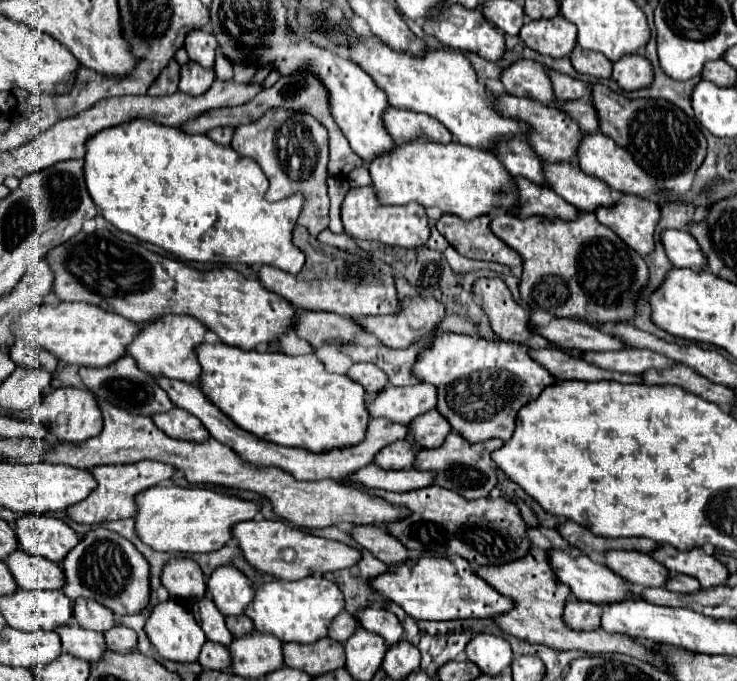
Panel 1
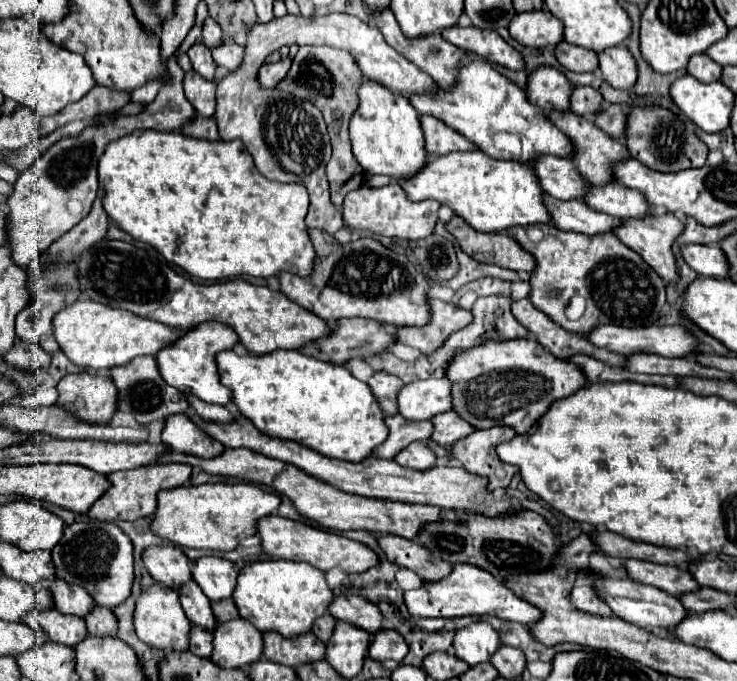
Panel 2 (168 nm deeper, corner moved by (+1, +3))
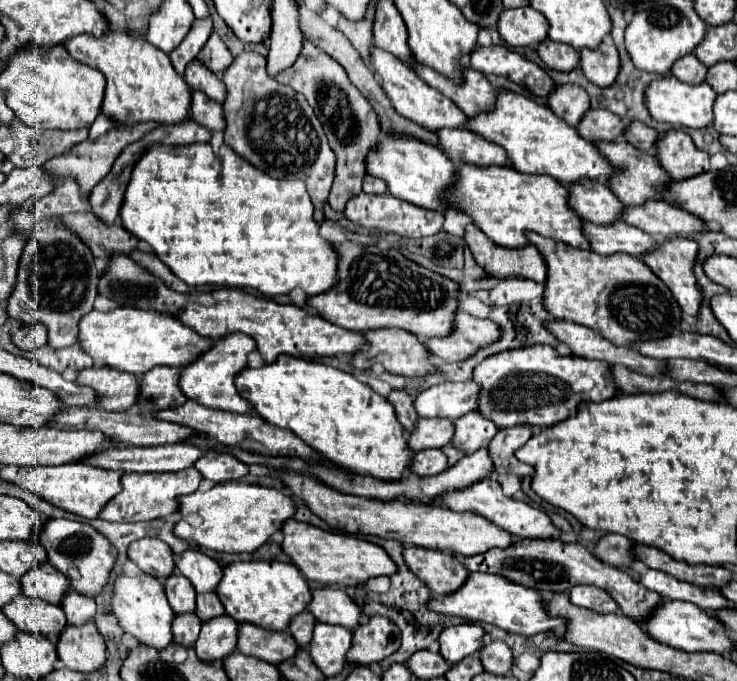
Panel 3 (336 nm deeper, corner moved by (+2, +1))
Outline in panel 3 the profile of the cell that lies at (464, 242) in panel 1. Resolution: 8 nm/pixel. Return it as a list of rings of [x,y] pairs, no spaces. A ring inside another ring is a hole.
[[[474,223],[466,225],[464,241],[476,263],[492,277],[524,277],[536,283],[544,283],[546,279],[546,263],[534,245],[520,249],[494,245]]]

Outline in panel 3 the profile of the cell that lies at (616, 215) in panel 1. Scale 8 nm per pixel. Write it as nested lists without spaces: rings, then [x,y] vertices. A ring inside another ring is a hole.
[[[674,235],[660,243],[660,251],[652,251],[652,255],[644,255],[642,259],[668,285],[682,311],[692,317],[696,317],[702,299],[692,273],[696,251],[694,239]]]

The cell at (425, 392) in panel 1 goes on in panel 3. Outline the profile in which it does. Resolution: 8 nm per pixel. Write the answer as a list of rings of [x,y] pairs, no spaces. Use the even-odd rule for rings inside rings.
[[[474,381],[432,385],[416,395],[414,407],[420,417],[446,417],[454,421],[476,409],[478,389]]]

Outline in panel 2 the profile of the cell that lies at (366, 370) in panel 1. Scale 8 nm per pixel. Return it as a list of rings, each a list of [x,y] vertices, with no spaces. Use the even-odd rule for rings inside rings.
[[[375,373],[369,383],[367,383],[373,391],[373,395],[377,397],[381,409],[391,417],[391,415],[397,415],[397,393],[399,389],[403,387],[403,381],[393,377],[393,375],[387,375],[387,373]]]

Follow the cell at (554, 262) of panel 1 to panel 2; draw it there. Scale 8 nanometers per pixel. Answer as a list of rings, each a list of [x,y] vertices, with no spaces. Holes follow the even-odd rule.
[[[543,224],[512,227],[509,233],[537,261],[537,269],[531,273],[529,301],[561,327],[587,335],[597,325],[607,323],[621,327],[647,327],[659,321],[667,303],[667,285],[617,237],[581,237],[581,233],[549,229],[549,225]],[[573,295],[581,295],[587,301],[587,309],[577,321],[569,321],[565,315],[565,307]]]

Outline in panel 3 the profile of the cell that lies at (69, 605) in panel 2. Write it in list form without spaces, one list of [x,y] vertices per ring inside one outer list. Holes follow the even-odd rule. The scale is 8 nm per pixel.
[[[40,563],[36,567],[32,567],[22,579],[22,591],[30,597],[42,599],[46,603],[52,605],[60,605],[64,595],[70,589],[70,581],[60,575],[60,571],[56,571],[50,563]]]

